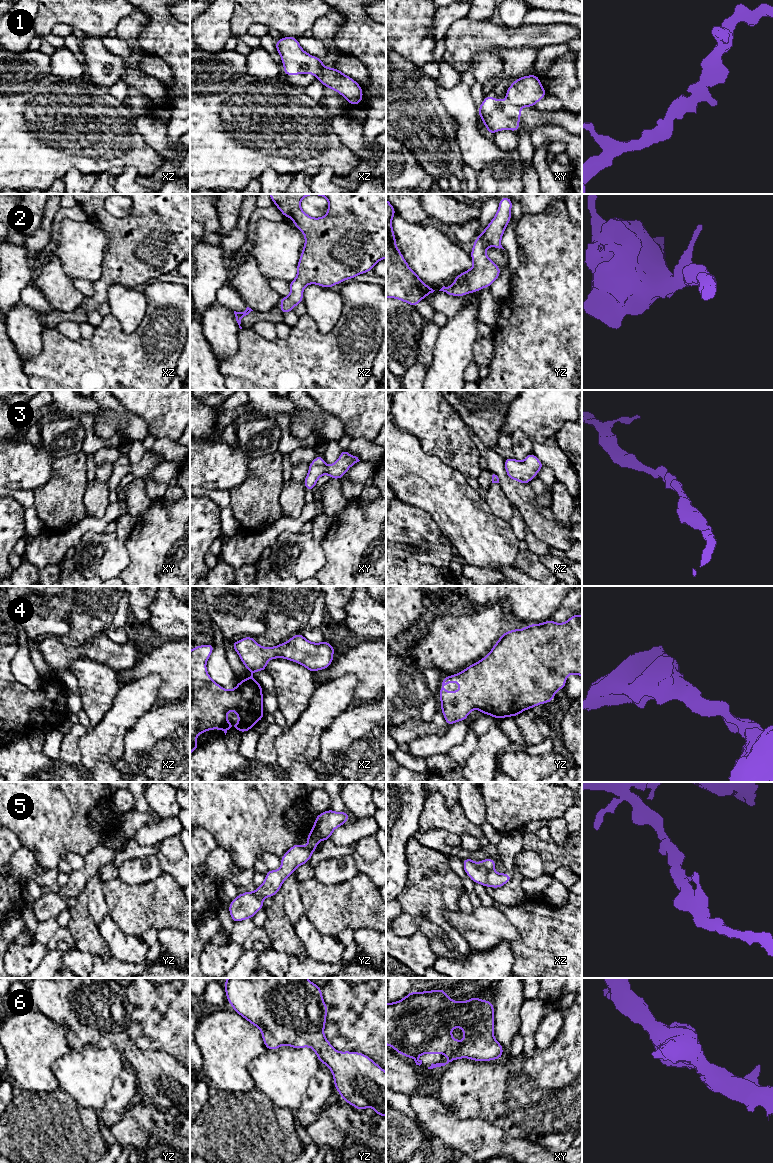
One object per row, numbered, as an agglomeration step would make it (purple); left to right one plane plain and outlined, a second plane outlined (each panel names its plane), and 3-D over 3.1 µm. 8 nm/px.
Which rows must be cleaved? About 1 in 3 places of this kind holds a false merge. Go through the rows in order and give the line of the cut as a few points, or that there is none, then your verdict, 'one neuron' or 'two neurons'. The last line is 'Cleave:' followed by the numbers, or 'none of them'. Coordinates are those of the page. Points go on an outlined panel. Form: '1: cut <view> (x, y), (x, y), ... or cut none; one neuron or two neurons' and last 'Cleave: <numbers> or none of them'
1: cut xy (506, 99), (520, 107); two neurons
2: cut none; one neuron
3: cut none; one neuron
4: cut none; one neuron
5: cut none; one neuron
6: cut none; one neuron
Cleave: 1

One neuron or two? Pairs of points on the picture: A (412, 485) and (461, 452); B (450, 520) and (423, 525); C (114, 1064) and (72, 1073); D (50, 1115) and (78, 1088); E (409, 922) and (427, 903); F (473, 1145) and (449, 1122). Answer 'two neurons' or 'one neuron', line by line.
A: two neurons
B: two neurons
C: one neuron
D: two neurons
E: two neurons
F: one neuron

